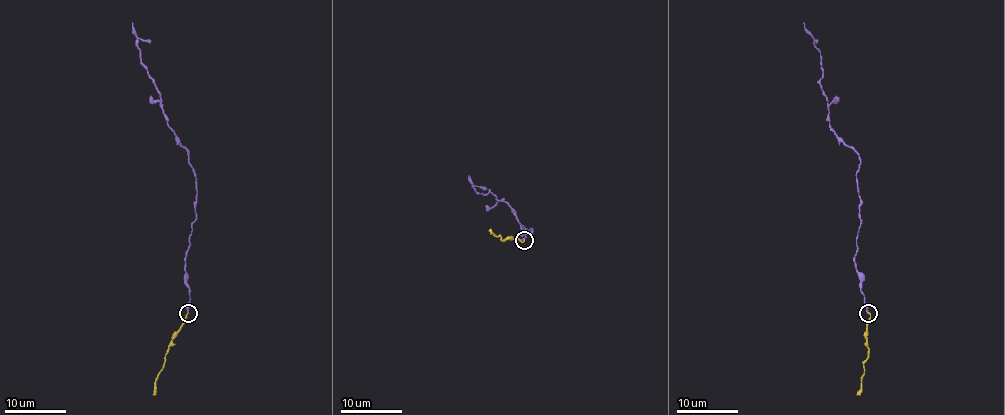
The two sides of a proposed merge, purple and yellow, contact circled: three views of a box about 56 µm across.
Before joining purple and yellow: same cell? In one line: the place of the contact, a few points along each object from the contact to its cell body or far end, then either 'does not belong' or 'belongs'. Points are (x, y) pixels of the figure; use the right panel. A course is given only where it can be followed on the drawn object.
place (868, 313); course purple (868, 312), (854, 261), (860, 158), (830, 124), (820, 51), (803, 23); course yellow (868, 313), (868, 355), (863, 363), (862, 390), (857, 395); belongs

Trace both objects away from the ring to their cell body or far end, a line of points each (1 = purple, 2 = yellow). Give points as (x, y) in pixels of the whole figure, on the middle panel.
1: (524, 240), (521, 226), (527, 232), (530, 228), (524, 232), (504, 202), (492, 192), (477, 192), (467, 175)
2: (524, 240), (501, 240), (489, 229)

